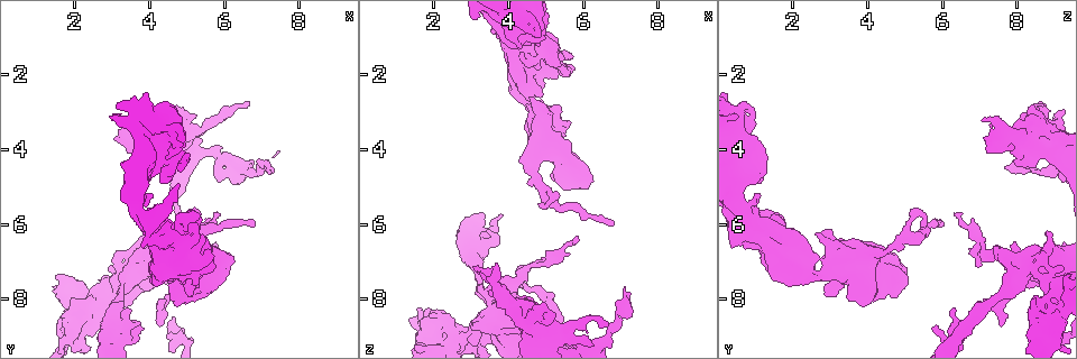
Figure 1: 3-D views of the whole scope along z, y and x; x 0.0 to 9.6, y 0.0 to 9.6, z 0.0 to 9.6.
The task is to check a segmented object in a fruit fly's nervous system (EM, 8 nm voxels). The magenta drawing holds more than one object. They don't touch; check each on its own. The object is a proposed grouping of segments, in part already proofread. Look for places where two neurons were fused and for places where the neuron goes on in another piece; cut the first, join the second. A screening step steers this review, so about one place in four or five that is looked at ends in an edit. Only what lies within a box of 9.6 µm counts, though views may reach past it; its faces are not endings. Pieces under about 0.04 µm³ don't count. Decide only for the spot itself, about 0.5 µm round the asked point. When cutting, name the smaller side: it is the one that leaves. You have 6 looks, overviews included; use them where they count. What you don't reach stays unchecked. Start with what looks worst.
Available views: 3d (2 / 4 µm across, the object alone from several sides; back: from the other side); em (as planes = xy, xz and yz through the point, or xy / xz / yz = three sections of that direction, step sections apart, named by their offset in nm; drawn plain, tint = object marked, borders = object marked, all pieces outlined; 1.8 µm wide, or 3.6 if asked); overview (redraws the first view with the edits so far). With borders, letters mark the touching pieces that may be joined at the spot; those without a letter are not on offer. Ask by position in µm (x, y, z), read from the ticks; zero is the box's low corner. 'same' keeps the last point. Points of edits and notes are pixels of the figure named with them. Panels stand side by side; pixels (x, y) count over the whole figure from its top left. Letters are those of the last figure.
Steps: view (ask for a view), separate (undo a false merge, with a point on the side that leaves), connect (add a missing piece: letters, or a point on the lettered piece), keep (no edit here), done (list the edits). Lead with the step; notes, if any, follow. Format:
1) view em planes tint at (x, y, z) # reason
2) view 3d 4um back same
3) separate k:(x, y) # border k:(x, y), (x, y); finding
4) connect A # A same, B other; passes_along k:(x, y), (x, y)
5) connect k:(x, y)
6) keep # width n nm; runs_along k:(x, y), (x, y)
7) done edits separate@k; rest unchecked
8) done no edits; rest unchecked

view em yz step 4 borders at (2.80, 8.00, 9.20) # a narrow waist

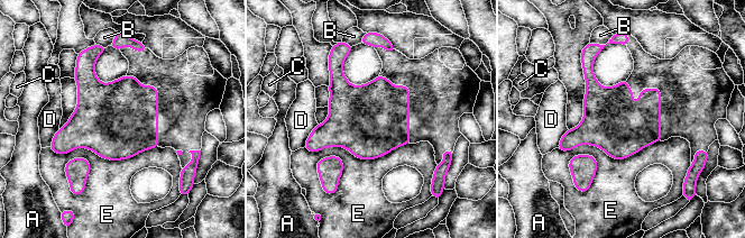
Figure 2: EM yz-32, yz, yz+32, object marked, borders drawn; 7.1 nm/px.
keep # A other, B other, C other, D other, E other; border 2:(157, 146), (120, 159), (49, 147); all the same neuron

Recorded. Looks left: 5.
view 3d 4um at (3.70, 3.20, 7.00)

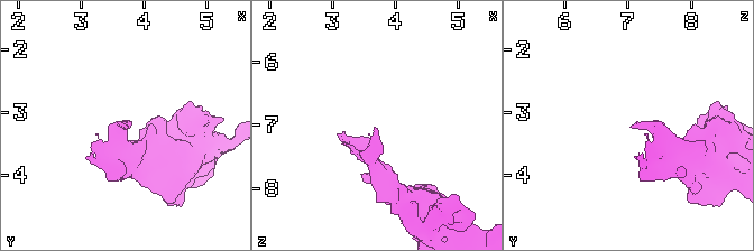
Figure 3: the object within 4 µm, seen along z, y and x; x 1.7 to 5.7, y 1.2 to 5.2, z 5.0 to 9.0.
view em 3.6um planes borders at (3.70, 3.20, 7.05)

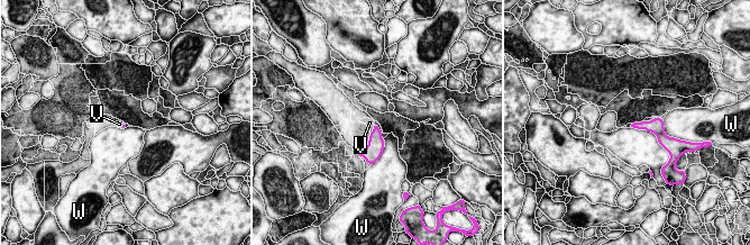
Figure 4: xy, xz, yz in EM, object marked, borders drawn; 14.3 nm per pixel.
connect V # V same, W other; it goes on there

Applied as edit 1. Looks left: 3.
view em xy step 16 borders at (5.85, 5.75, 6.50) # thin end

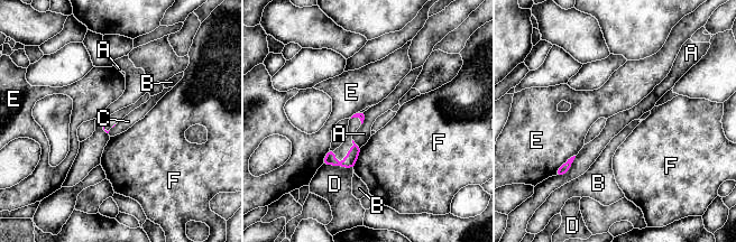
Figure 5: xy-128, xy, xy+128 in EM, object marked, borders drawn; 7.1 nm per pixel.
keep # A other, B other, C other, D other, E other, F other; none of them fits

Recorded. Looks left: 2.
done edits connect@4; rest unchecked

